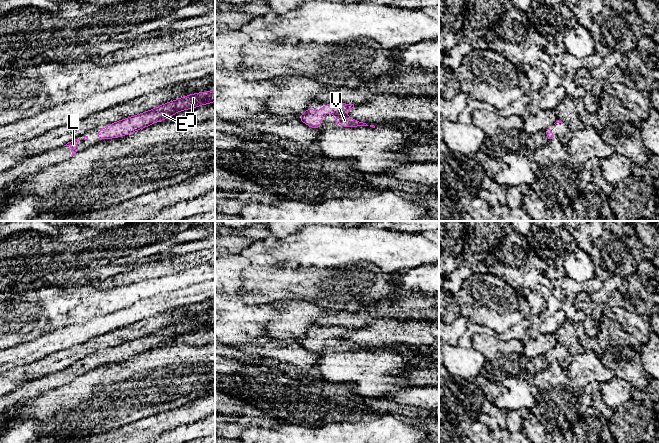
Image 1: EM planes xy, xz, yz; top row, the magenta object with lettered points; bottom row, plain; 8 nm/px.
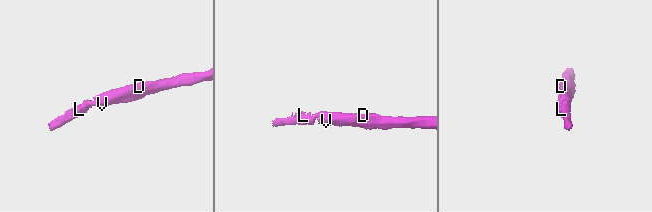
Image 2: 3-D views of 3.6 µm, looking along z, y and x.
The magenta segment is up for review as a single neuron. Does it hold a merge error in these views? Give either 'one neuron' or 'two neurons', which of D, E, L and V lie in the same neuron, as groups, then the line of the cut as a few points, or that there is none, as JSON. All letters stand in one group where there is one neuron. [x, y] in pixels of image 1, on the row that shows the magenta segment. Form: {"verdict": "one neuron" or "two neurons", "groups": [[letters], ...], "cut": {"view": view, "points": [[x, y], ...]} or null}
{"verdict": "one neuron", "groups": [["D", "E", "L", "V"]], "cut": null}

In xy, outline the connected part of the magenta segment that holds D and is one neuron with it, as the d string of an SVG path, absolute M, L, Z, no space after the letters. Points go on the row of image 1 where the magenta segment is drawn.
M215 89L208 92L190 94L138 115L111 123L107 125L104 130L98 130L96 135L99 140L119 138L148 127L161 120L166 120L180 111L197 108L204 104L212 104L214 101Z

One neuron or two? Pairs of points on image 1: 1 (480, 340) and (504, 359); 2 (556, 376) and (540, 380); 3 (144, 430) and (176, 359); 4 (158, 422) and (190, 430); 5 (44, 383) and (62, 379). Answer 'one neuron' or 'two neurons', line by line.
1: one neuron
2: one neuron
3: two neurons
4: two neurons
5: one neuron

